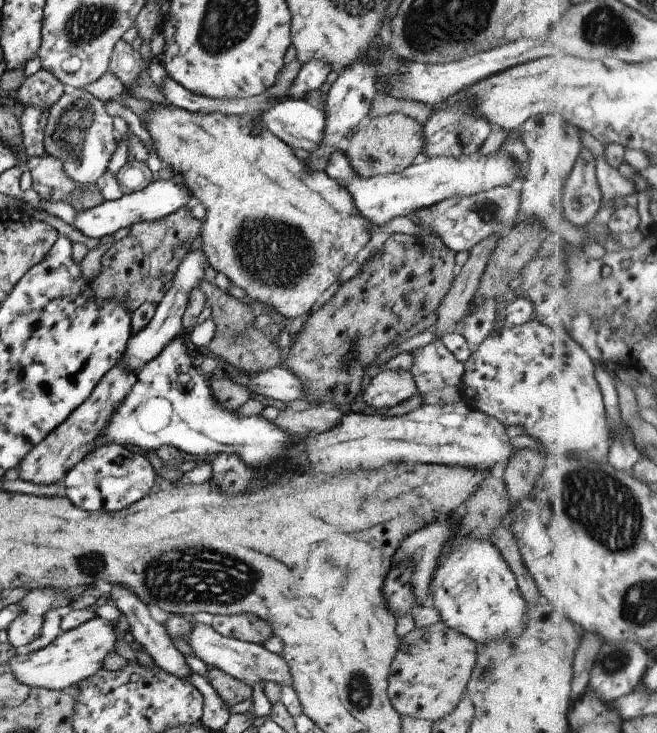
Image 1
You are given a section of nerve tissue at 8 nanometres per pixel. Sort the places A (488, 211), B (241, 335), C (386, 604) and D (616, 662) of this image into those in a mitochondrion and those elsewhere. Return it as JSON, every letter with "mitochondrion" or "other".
{"A":"mitochondrion","B":"mitochondrion","C":"other","D":"mitochondrion"}

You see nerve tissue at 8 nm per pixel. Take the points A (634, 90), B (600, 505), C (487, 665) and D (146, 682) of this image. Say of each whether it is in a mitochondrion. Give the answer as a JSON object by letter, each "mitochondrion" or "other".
{"A":"other","B":"mitochondrion","C":"mitochondrion","D":"other"}

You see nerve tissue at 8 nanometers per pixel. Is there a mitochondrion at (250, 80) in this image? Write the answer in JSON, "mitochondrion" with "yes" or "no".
{"mitochondrion":"no"}

